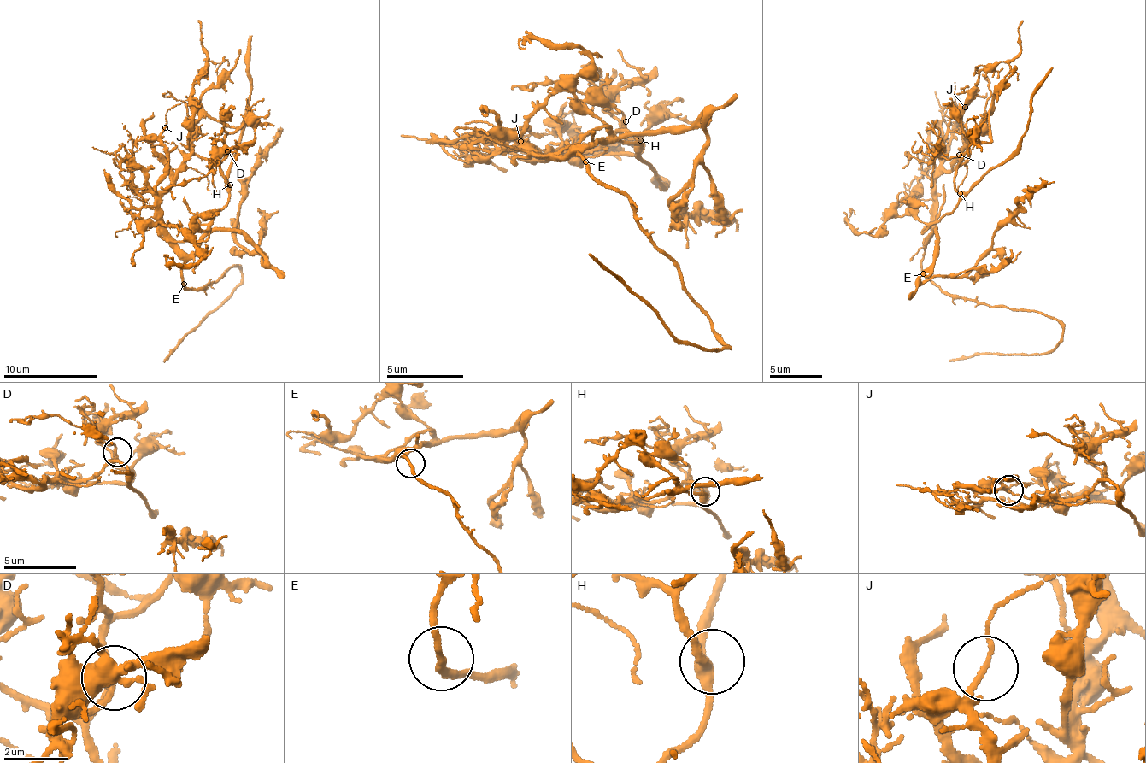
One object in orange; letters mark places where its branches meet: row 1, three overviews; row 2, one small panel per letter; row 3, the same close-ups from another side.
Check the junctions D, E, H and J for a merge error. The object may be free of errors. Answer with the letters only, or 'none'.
J

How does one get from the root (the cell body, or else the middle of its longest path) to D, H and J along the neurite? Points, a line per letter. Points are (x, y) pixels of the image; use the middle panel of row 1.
D: (581, 161), (576, 151), (599, 137), (641, 145), (620, 132), (625, 121)
H: (581, 161), (576, 151), (599, 137), (605, 141), (614, 136), (613, 133), (625, 142), (642, 144), (640, 140)
J: (581, 161), (575, 147), (552, 159), (537, 151), (514, 132), (518, 126), (529, 132), (515, 132), (520, 140)

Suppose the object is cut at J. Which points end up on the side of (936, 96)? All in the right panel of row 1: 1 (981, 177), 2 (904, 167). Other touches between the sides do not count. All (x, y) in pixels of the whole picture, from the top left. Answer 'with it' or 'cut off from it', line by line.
1: cut off from it
2: cut off from it

